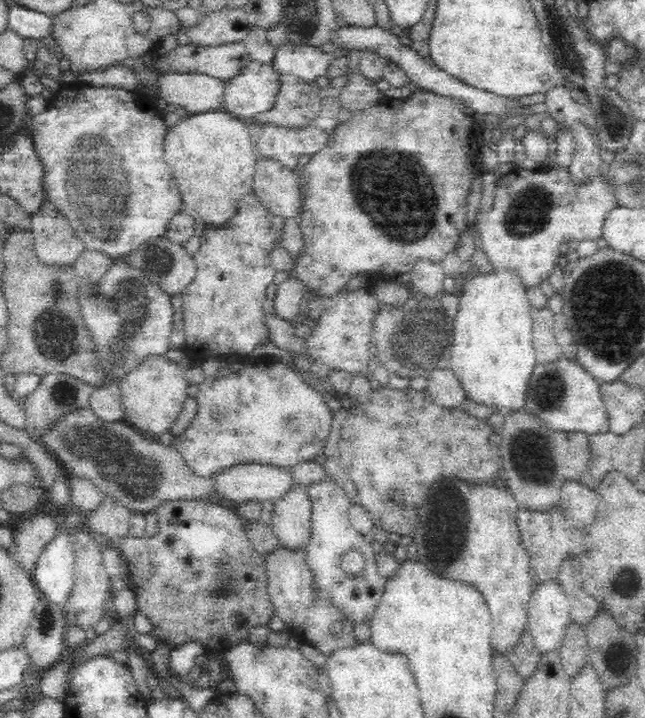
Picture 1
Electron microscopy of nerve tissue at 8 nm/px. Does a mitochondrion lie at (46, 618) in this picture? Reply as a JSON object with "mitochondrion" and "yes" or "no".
{"mitochondrion":"yes"}

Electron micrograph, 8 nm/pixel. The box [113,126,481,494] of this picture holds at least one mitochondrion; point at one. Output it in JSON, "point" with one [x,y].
{"point":[389,187]}

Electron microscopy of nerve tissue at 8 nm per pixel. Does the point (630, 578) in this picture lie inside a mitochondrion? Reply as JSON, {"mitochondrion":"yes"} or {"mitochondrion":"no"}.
{"mitochondrion":"yes"}

